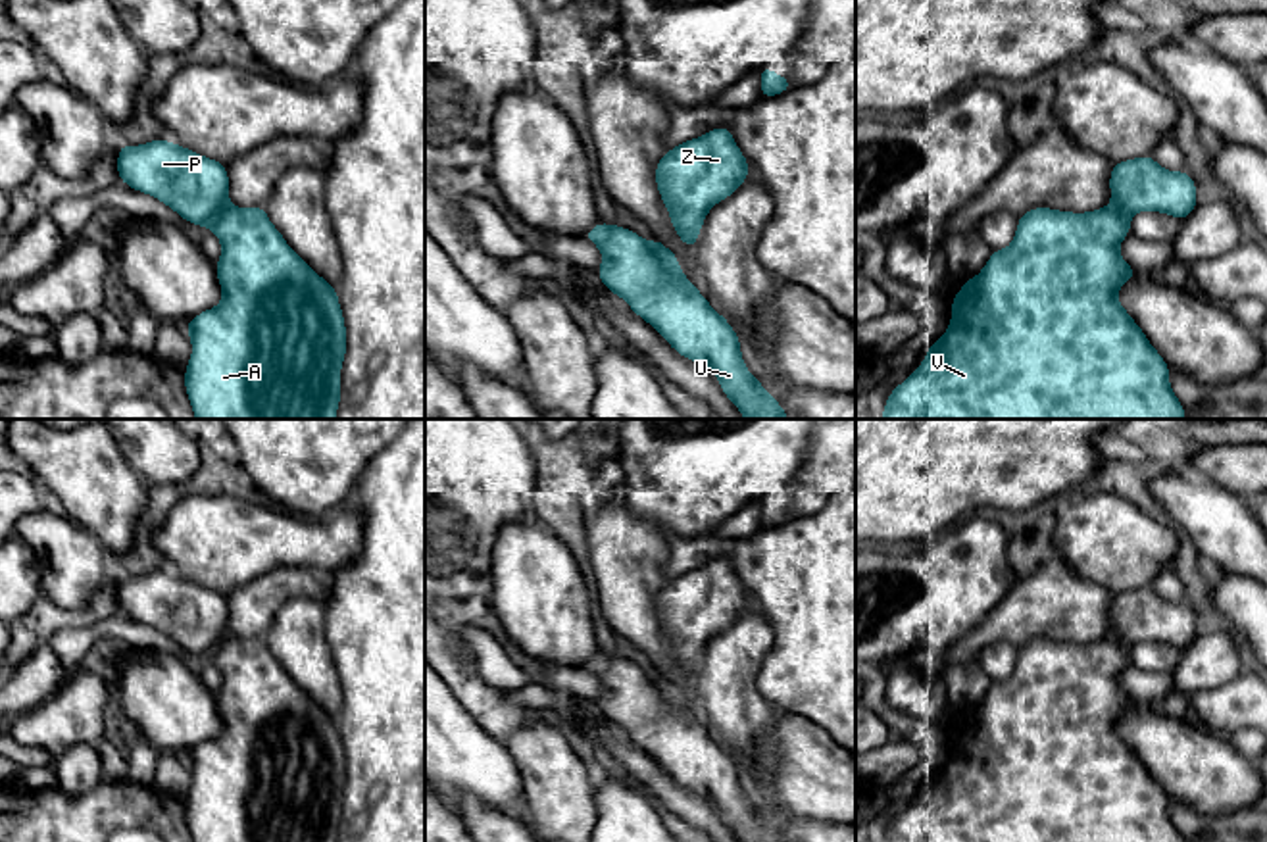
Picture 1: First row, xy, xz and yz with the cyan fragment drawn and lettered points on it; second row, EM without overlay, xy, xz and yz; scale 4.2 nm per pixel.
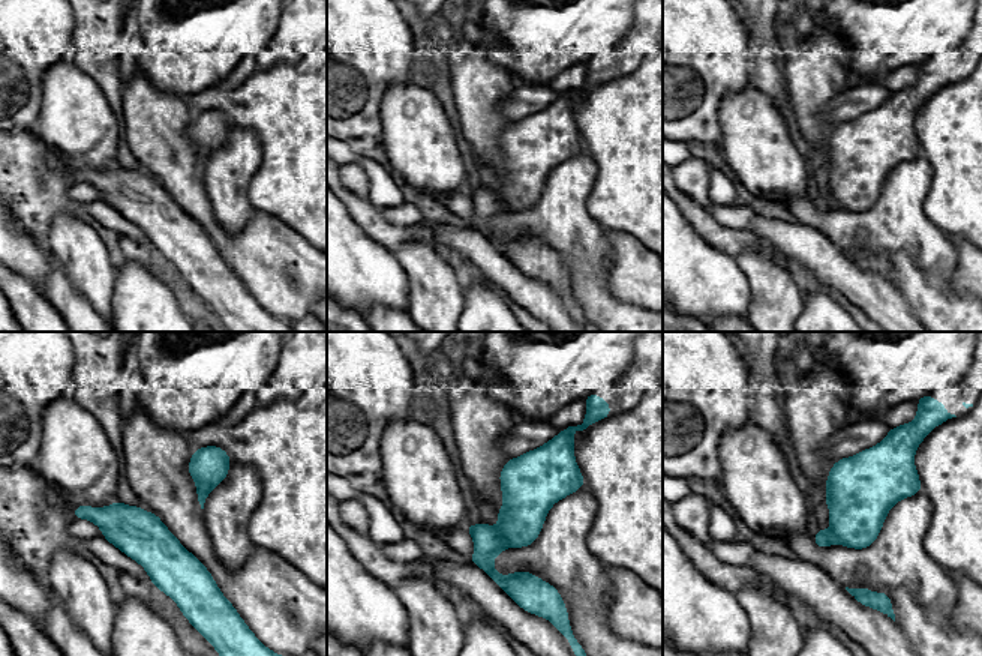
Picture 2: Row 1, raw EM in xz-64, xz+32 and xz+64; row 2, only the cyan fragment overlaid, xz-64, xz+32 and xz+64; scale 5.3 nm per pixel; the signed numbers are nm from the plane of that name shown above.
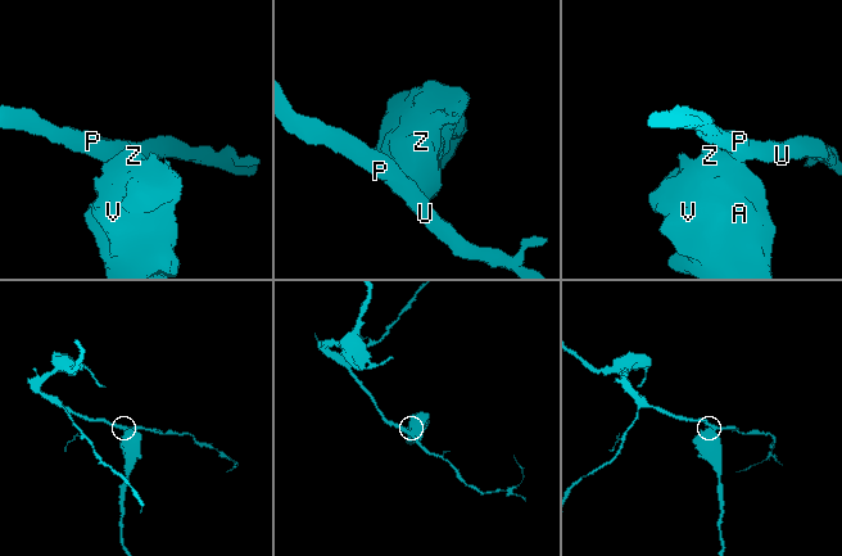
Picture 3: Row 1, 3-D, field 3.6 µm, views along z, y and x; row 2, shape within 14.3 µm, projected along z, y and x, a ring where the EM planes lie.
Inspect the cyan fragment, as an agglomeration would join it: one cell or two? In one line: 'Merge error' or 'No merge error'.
Merge error

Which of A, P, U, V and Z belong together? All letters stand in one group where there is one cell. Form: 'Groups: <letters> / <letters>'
Groups: A V Z / P U

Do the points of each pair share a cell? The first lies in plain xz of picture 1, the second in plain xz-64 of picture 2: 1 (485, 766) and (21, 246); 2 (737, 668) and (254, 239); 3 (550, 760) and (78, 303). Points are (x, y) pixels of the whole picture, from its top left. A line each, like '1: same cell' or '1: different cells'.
1: same cell
2: different cells
3: different cells

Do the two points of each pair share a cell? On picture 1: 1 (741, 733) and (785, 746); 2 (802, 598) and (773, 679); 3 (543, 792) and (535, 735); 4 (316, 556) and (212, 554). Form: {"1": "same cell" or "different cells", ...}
{"1": "different cells", "2": "same cell", "3": "same cell", "4": "same cell"}

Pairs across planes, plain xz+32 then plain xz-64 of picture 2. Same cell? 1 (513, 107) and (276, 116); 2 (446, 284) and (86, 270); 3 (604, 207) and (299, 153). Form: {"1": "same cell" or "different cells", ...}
{"1": "same cell", "2": "same cell", "3": "same cell"}

